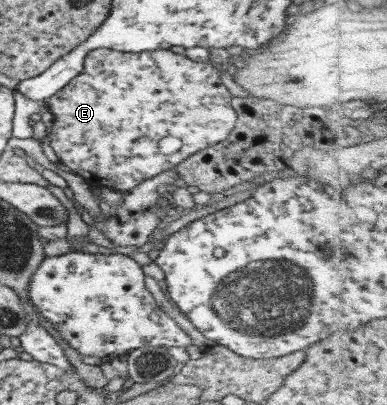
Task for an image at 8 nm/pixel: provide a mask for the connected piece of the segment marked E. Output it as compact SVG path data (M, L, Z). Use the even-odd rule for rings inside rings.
M99 48L93 50L88 54L83 70L75 76L69 84L66 84L60 91L57 91L51 98L48 98L48 110L53 115L53 128L51 128L51 134L49 134L49 140L51 148L53 148L55 154L59 158L59 162L65 164L67 168L71 168L75 174L83 174L83 172L89 172L97 178L103 178L103 180L109 180L113 182L111 188L120 191L128 191L135 188L143 180L147 180L153 177L165 176L168 174L175 165L183 162L186 158L189 158L195 152L199 152L204 148L213 146L222 140L225 140L231 131L236 126L237 113L231 106L231 93L228 88L223 85L221 77L219 77L219 66L208 62L194 62L184 56L184 54L175 54L171 50L155 50L155 52L139 52L139 54L118 52L110 50L109 48ZM165 136L176 136L181 140L182 146L173 154L165 155L159 151L159 142L165 138Z

